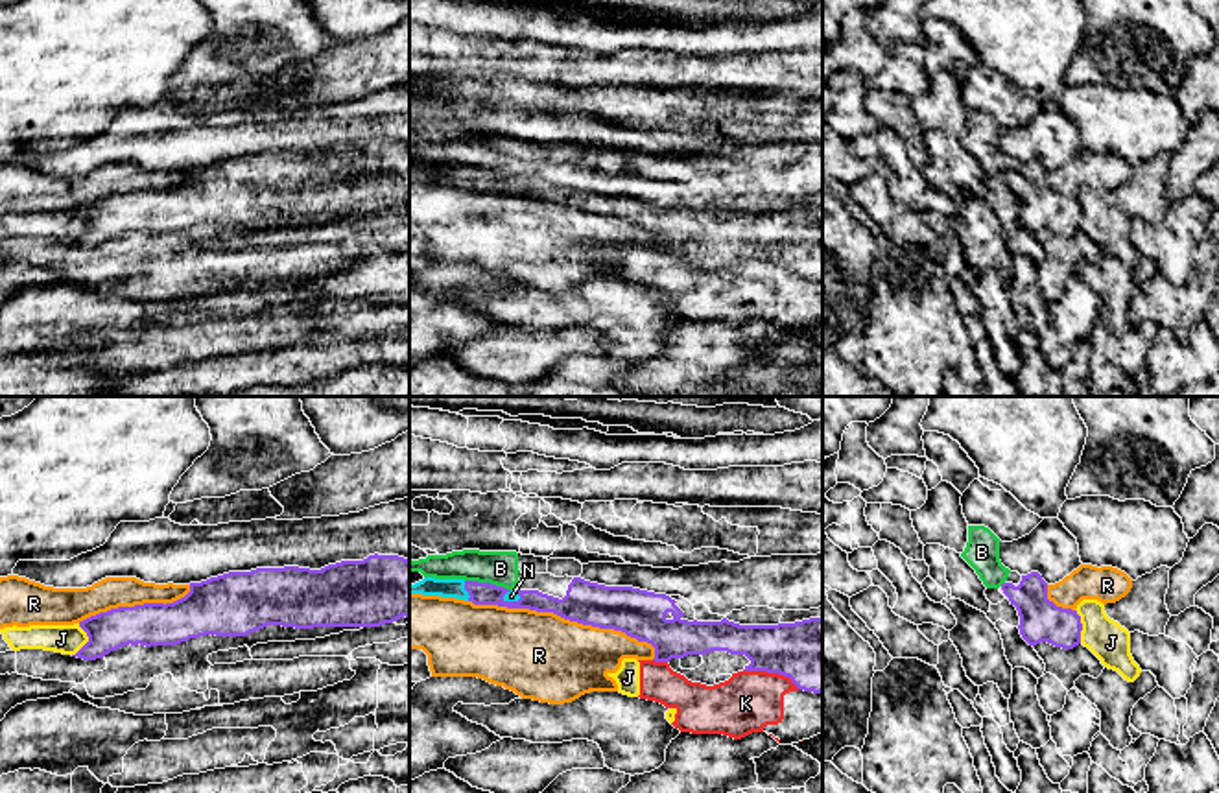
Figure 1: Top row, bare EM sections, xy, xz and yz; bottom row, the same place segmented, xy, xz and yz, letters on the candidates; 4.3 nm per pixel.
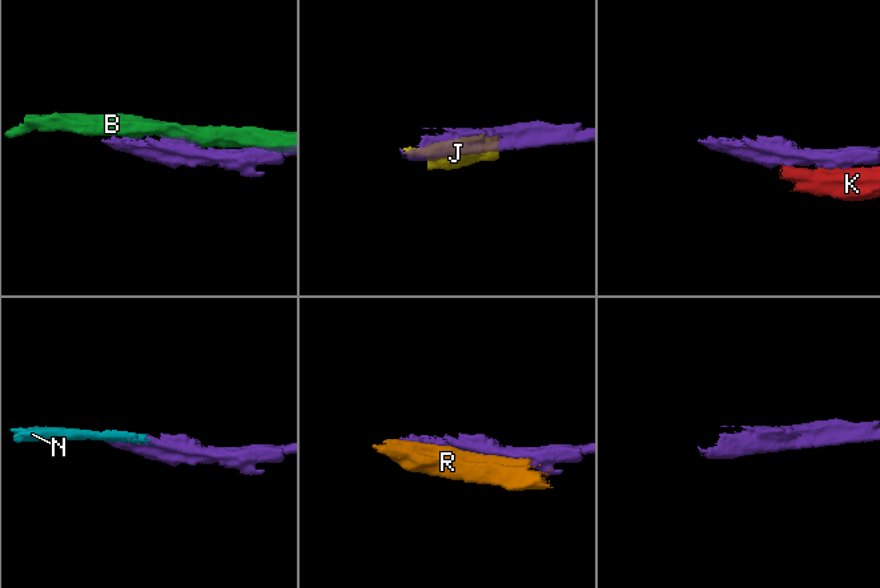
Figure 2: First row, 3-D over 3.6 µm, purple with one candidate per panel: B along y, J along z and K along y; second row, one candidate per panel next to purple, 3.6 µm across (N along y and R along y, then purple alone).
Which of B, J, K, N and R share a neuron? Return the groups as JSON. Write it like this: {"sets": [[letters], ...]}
{"sets": [["B"], ["J", "K"], ["N"], ["R"]]}

